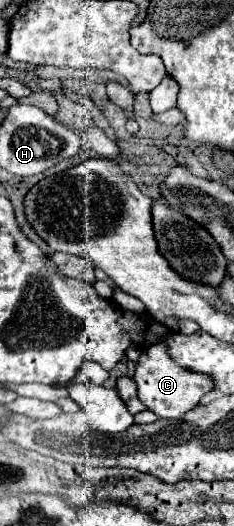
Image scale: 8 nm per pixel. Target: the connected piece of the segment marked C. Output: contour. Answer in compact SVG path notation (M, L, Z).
M155 345L153 349L141 353L133 381L137 383L139 401L161 419L183 417L199 403L205 393L211 391L209 377L201 377L201 373L185 373L185 369L173 365L171 357L165 353L165 345Z

